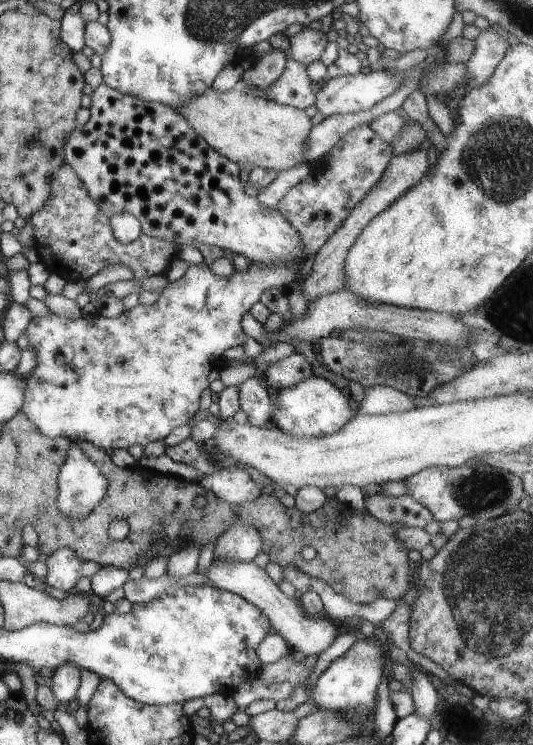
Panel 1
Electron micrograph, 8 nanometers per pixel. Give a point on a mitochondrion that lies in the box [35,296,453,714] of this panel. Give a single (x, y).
(161, 538)

